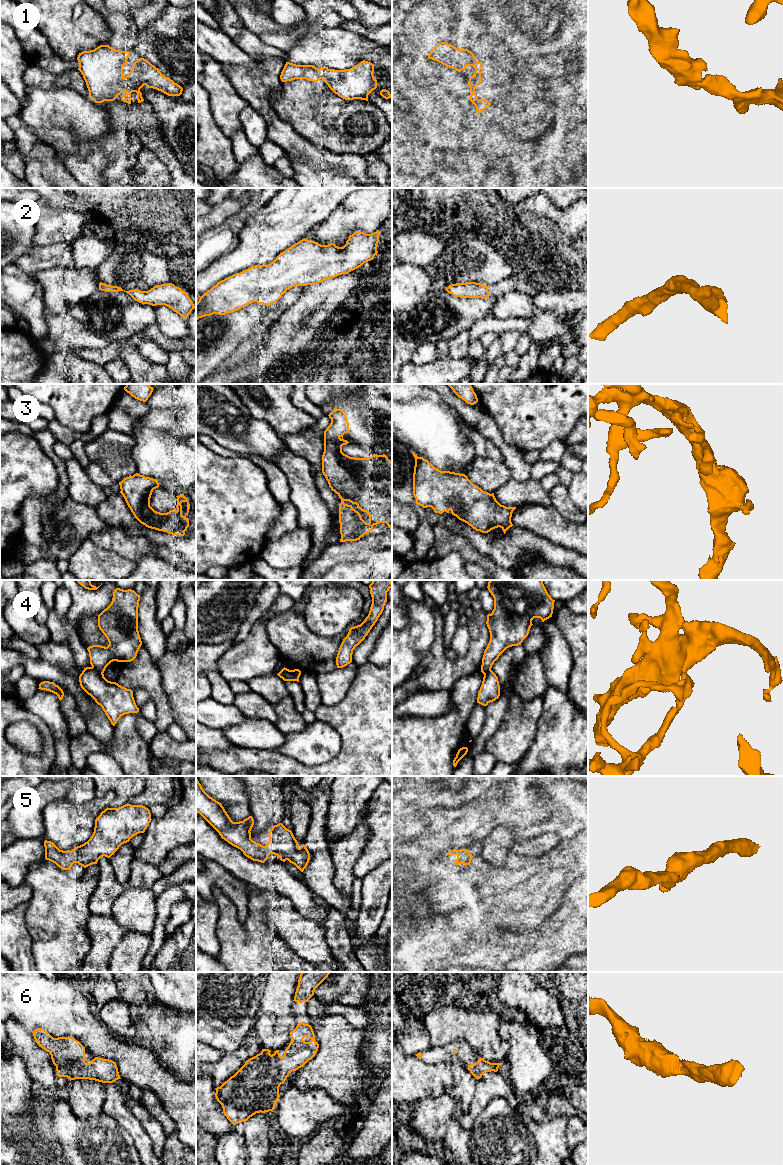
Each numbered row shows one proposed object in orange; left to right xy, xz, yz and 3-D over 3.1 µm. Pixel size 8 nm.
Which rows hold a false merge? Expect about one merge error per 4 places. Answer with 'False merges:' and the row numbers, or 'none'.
False merges: 4

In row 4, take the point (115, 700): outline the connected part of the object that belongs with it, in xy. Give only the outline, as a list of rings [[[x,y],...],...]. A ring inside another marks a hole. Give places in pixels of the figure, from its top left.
[[[84,668],[79,682],[81,688],[102,707],[113,726],[123,715],[139,712],[131,689],[108,681],[103,673],[94,668]]]

